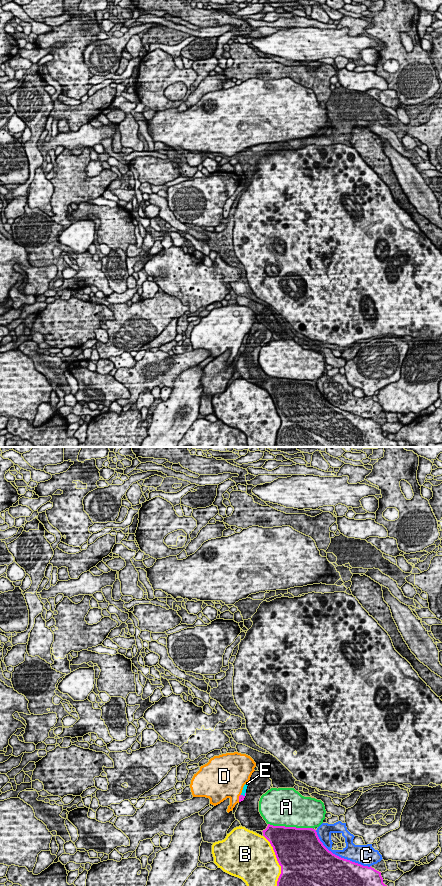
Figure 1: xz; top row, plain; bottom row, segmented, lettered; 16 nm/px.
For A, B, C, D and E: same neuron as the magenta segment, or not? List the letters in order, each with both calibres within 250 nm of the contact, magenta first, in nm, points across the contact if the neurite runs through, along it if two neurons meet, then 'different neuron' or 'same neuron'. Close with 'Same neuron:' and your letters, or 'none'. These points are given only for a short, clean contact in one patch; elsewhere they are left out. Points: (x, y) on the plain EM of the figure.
A: 500/480 nm | different neuron
B: 500/480 nm | different neuron
C: 500/280 nm | different neuron
D: 90/380 nm | different neuron
E: 90/60 nm | across xz (241, 349), (242, 347), (245, 338) | same neuron
Same neuron: E

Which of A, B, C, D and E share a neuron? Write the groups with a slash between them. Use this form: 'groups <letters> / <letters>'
groups A / B / C / D / E

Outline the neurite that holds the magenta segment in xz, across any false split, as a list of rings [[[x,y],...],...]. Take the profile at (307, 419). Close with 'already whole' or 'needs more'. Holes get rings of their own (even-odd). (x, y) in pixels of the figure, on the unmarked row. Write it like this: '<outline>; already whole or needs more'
[[[268,376],[262,383],[263,388],[270,394],[277,413],[281,418],[281,426],[277,433],[276,447],[398,447],[395,440],[383,435],[381,424],[371,418],[363,418],[341,410],[329,403],[320,393],[313,380],[296,380],[273,378]]]; already whole

